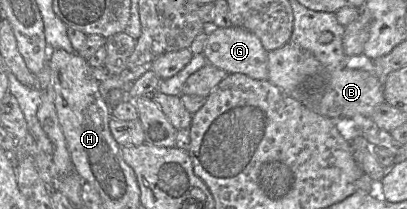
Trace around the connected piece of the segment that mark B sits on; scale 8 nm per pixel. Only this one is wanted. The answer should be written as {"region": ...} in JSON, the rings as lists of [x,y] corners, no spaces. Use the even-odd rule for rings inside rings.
{"region":[[[288,42],[267,51],[268,81],[309,110],[328,118],[371,117],[375,108],[384,102],[382,81],[374,74],[358,68],[345,67],[326,72],[320,61],[309,51]]]}

